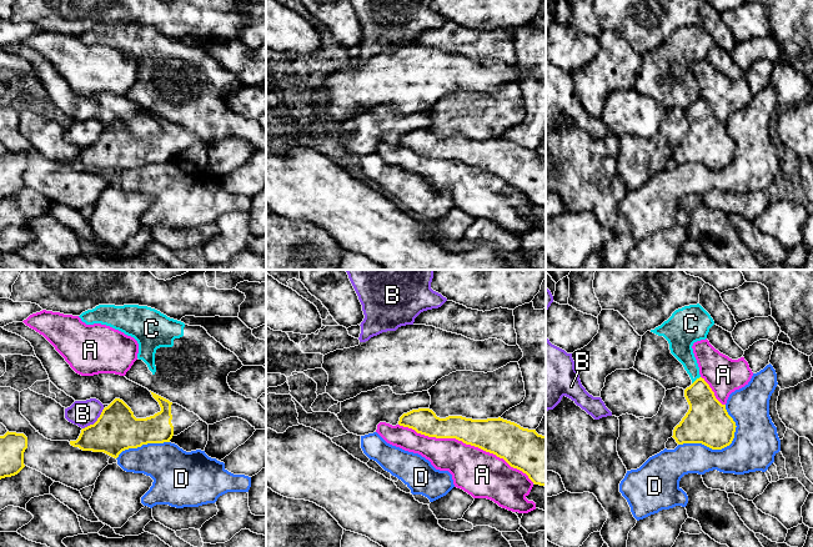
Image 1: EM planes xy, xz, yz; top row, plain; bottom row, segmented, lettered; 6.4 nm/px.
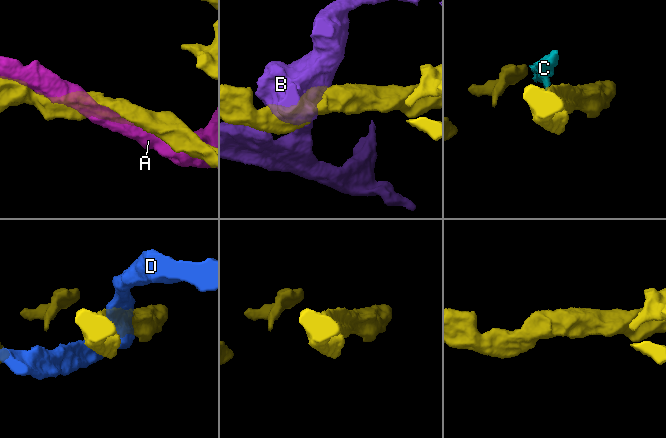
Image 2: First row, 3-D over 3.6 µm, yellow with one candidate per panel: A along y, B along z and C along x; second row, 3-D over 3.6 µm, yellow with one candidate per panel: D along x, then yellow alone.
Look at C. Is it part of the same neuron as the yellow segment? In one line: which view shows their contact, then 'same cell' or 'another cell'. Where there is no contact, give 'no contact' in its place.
meets yellow in yz; another cell

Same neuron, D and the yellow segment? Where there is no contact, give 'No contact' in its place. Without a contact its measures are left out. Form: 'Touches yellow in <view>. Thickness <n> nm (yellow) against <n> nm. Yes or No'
Touches yellow in yz. Thickness 280 nm (yellow) against 300 nm. No

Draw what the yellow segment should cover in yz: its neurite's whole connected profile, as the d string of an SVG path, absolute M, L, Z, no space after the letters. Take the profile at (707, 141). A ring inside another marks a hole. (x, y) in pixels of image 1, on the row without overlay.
M697 99L684 110L689 130L673 150L678 165L702 164L712 170L729 166L734 159L736 142L728 135L704 99Z

